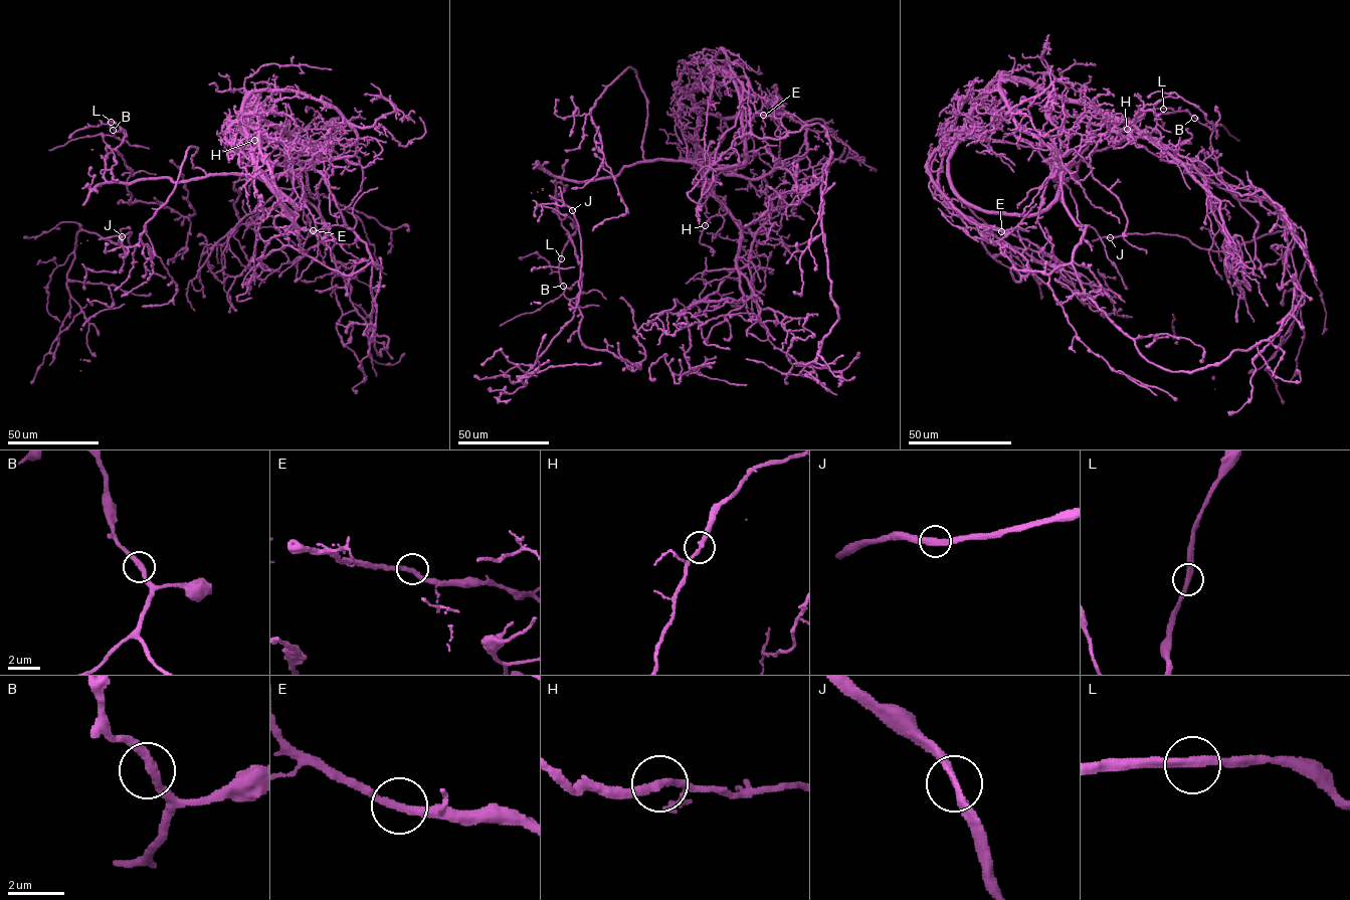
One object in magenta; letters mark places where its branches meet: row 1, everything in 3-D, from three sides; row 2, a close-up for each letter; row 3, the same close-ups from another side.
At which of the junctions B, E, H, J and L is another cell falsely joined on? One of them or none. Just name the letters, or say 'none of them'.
none of them

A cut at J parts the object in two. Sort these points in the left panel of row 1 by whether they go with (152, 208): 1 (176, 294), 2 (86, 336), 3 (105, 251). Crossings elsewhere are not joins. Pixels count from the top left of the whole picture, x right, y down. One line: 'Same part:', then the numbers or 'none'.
Same part: 1, 3

